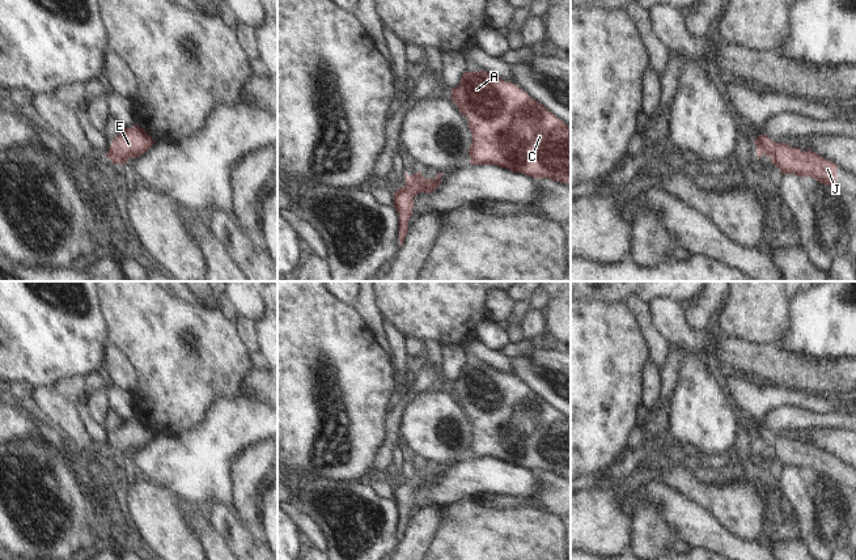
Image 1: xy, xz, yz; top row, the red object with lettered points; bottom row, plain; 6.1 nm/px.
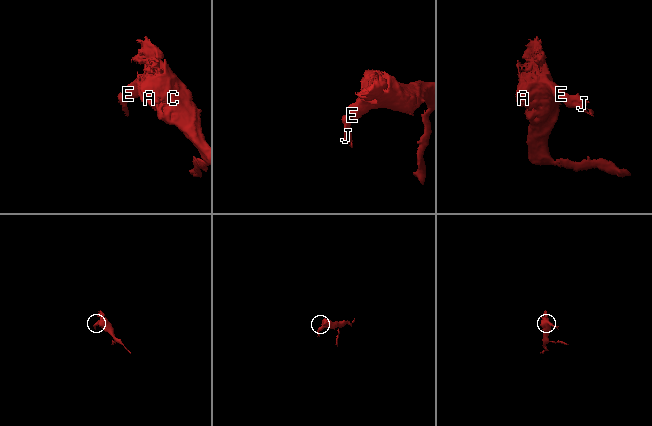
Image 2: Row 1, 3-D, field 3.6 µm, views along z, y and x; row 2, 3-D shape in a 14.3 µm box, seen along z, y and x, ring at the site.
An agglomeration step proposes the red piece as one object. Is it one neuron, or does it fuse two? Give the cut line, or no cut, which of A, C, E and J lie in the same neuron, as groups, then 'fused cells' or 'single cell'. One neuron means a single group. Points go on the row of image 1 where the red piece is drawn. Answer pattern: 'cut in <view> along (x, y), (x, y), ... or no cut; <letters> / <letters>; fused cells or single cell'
no cut; A C E J; single cell

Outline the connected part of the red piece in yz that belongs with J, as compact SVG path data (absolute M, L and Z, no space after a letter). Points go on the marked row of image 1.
M759 135L754 143L758 147L758 157L768 156L783 174L811 177L819 183L832 188L836 187L838 165L821 157L811 148L802 152L800 148L793 148L787 143L775 143L766 135Z

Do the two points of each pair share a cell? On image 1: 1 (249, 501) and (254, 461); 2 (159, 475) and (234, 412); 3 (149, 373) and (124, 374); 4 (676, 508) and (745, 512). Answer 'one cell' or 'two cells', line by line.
1: one cell
2: one cell
3: two cells
4: two cells

